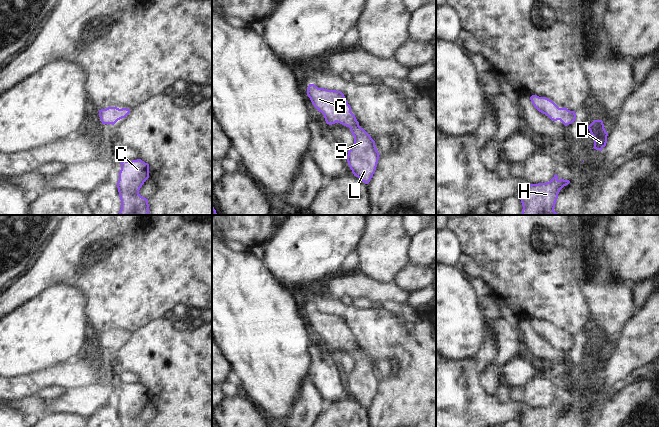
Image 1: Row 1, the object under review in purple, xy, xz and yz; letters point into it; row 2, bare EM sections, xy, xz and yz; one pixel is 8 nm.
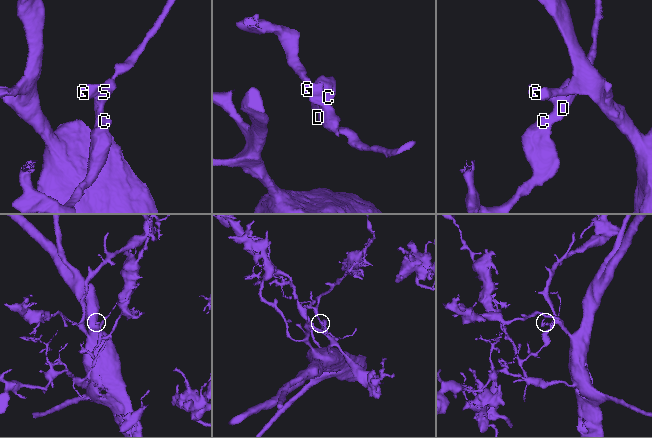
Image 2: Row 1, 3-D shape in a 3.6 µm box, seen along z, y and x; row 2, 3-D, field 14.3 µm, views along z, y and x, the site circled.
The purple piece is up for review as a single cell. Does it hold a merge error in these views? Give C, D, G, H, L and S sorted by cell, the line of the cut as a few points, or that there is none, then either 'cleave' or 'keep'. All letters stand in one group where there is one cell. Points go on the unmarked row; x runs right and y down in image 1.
C D G H L S | no cut | keep

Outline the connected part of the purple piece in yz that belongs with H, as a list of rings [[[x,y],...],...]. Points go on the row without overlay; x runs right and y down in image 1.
[[[555,398],[549,406],[530,408],[519,419],[521,427],[556,427],[560,414],[569,407]]]

